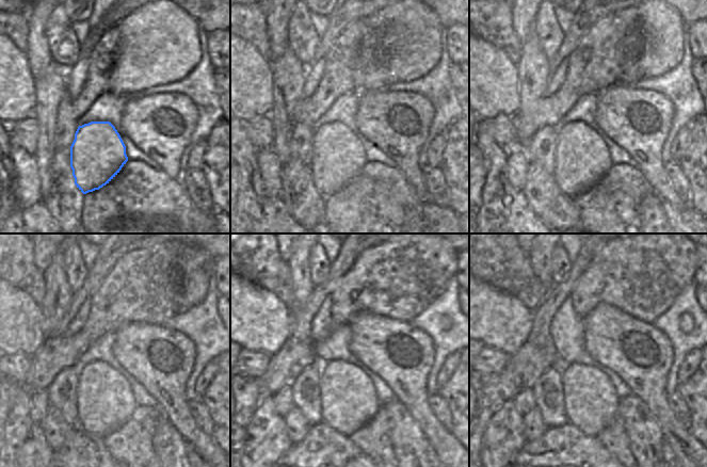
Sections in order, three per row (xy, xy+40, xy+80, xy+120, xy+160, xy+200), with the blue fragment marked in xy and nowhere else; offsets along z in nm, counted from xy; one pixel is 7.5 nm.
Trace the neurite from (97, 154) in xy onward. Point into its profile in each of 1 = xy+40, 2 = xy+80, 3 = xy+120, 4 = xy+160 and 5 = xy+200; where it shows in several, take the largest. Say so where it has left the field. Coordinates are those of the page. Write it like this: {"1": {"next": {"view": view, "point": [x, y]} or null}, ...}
{"1": {"next": {"view": "xy+40", "point": [337, 155]}}, "2": {"next": {"view": "xy+80", "point": [581, 158]}}, "3": {"next": {"view": "xy+120", "point": [105, 401]}}, "4": {"next": {"view": "xy+160", "point": [349, 401]}}, "5": {"next": {"view": "xy+200", "point": [591, 401]}}}

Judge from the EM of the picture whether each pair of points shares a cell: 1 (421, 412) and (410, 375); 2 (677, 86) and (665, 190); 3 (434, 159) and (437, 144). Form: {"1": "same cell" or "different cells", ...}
{"1": "same cell", "2": "different cells", "3": "same cell"}

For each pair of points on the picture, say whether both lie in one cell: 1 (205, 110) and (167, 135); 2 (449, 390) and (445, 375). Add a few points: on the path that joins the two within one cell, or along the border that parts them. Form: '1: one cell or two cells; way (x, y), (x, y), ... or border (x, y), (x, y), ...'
1: two cells; border (183, 94), (197, 112), (196, 126), (189, 138)
2: two cells; border (458, 365), (450, 379), (438, 391)

